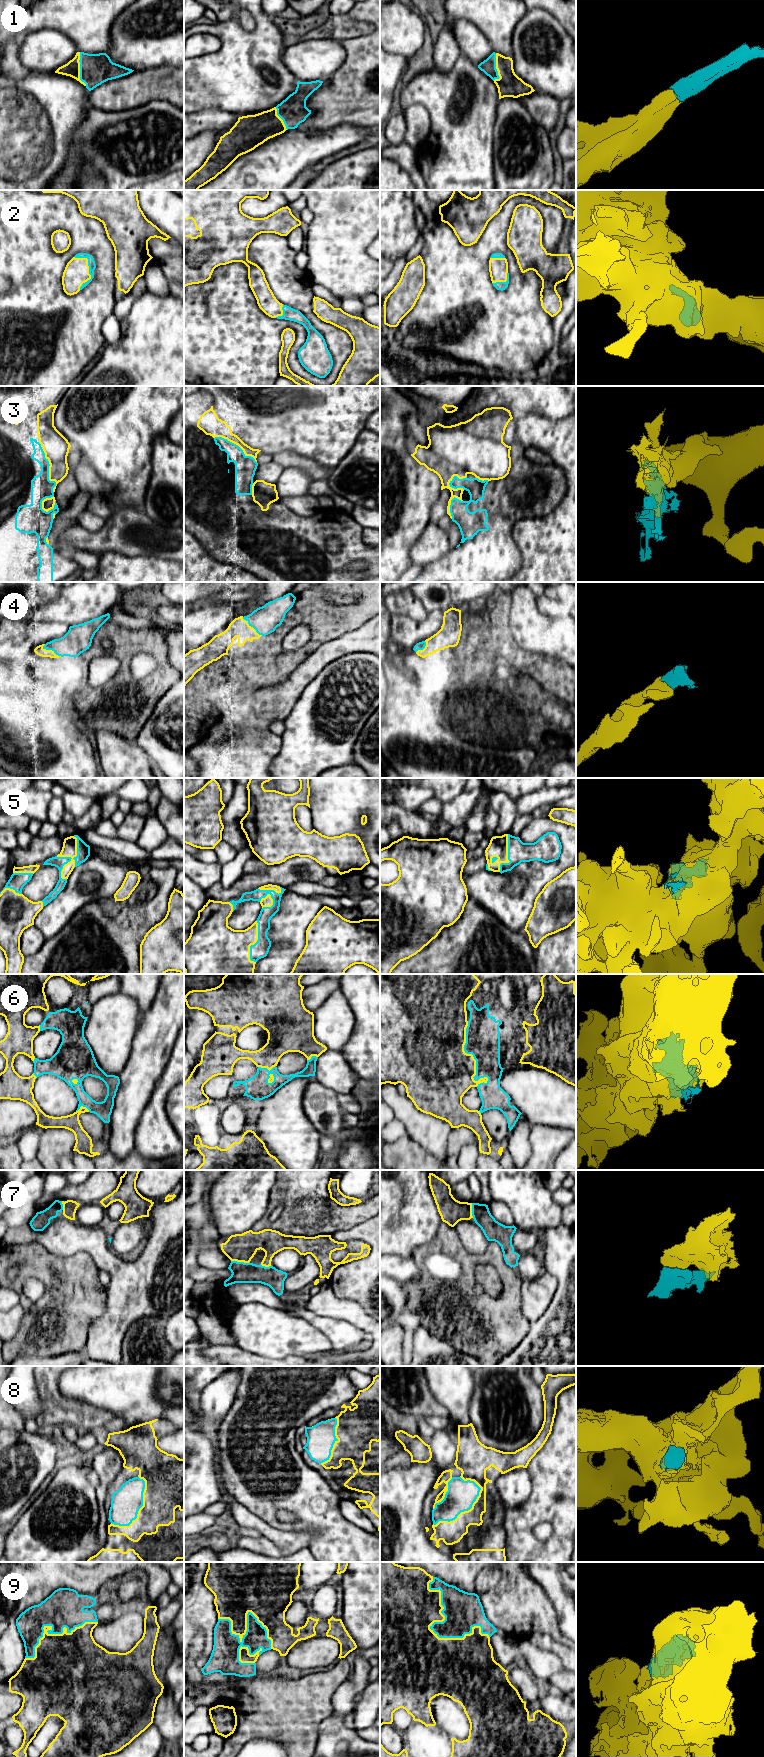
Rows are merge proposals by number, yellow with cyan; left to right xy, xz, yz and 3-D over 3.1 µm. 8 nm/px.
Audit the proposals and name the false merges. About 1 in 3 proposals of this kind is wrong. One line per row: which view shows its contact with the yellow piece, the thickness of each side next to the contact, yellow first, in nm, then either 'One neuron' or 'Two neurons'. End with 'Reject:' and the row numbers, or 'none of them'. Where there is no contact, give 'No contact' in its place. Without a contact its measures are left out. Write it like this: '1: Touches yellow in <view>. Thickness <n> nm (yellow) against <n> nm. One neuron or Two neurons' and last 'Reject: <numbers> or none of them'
1: Touches yellow in xy. Thickness 120 nm (yellow) against 260 nm. One neuron
2: Touches yellow in xy. Thickness 200 nm (yellow) against 60 nm. One neuron
3: Touches yellow in xy. Thickness 220 nm (yellow) against 180 nm. Two neurons
4: Touches yellow in xz. Thickness 150 nm (yellow) against 220 nm. One neuron
5: Touches yellow in xy. Thickness 120 nm (yellow) against 90 nm. One neuron
6: Touches yellow in yz. Thickness 440 nm (yellow) against 280 nm. One neuron
7: Touches yellow in xz. Thickness 220 nm (yellow) against 160 nm. One neuron
8: Touches yellow in yz. Thickness 180 nm (yellow) against 240 nm. One neuron
9: Touches yellow in yz. Thickness 500 nm (yellow) against 240 nm. One neuron
Reject: 3

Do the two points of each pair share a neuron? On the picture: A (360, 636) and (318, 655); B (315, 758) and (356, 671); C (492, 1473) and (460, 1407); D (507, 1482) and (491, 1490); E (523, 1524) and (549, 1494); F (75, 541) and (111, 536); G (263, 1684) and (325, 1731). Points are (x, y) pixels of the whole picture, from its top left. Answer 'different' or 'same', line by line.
A: same
B: same
C: different
D: different
E: same
F: same
G: different

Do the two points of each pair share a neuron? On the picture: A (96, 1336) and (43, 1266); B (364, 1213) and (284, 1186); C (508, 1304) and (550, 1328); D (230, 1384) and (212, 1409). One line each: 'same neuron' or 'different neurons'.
A: different neurons
B: same neuron
C: different neurons
D: same neuron

